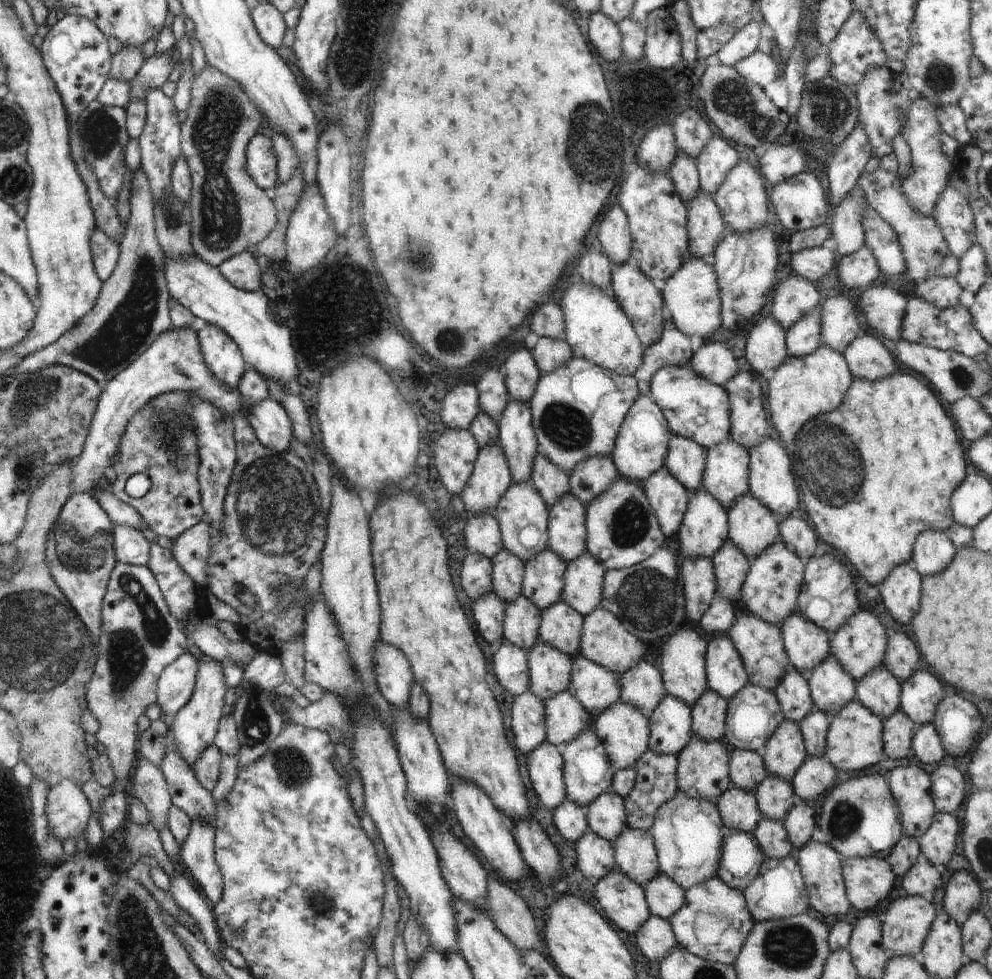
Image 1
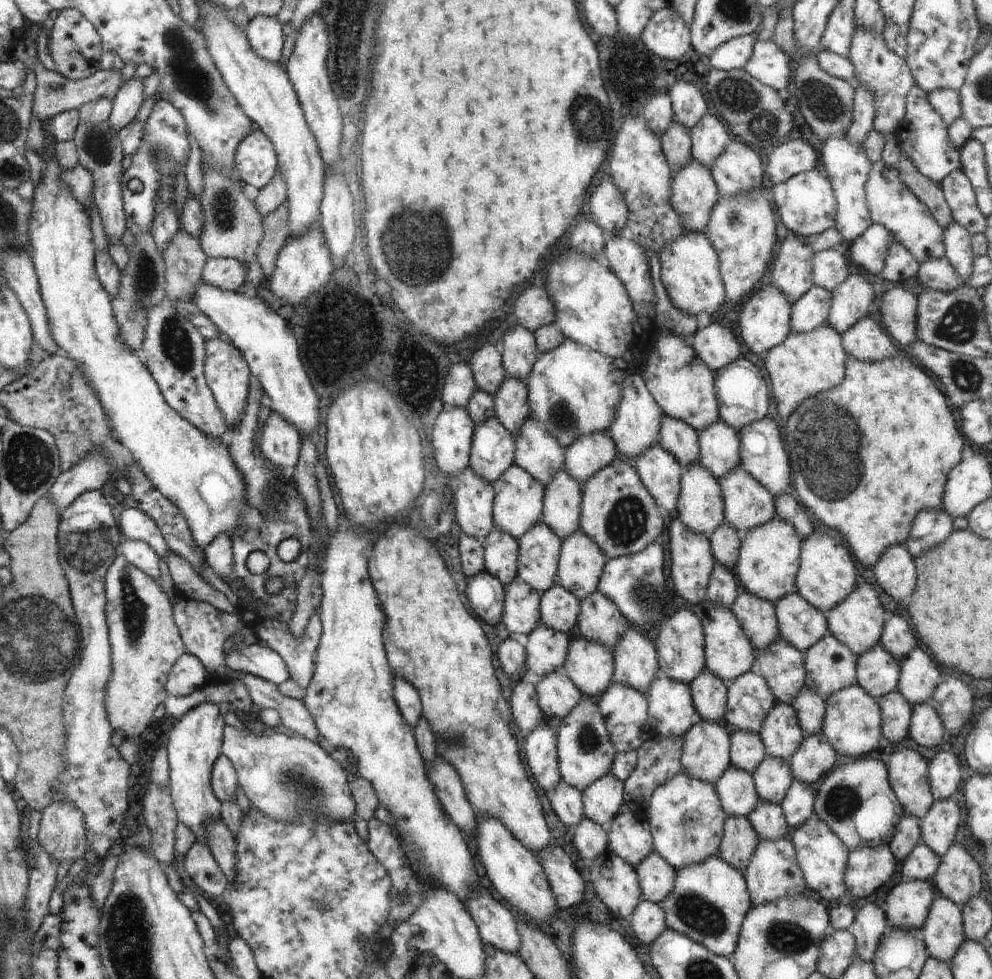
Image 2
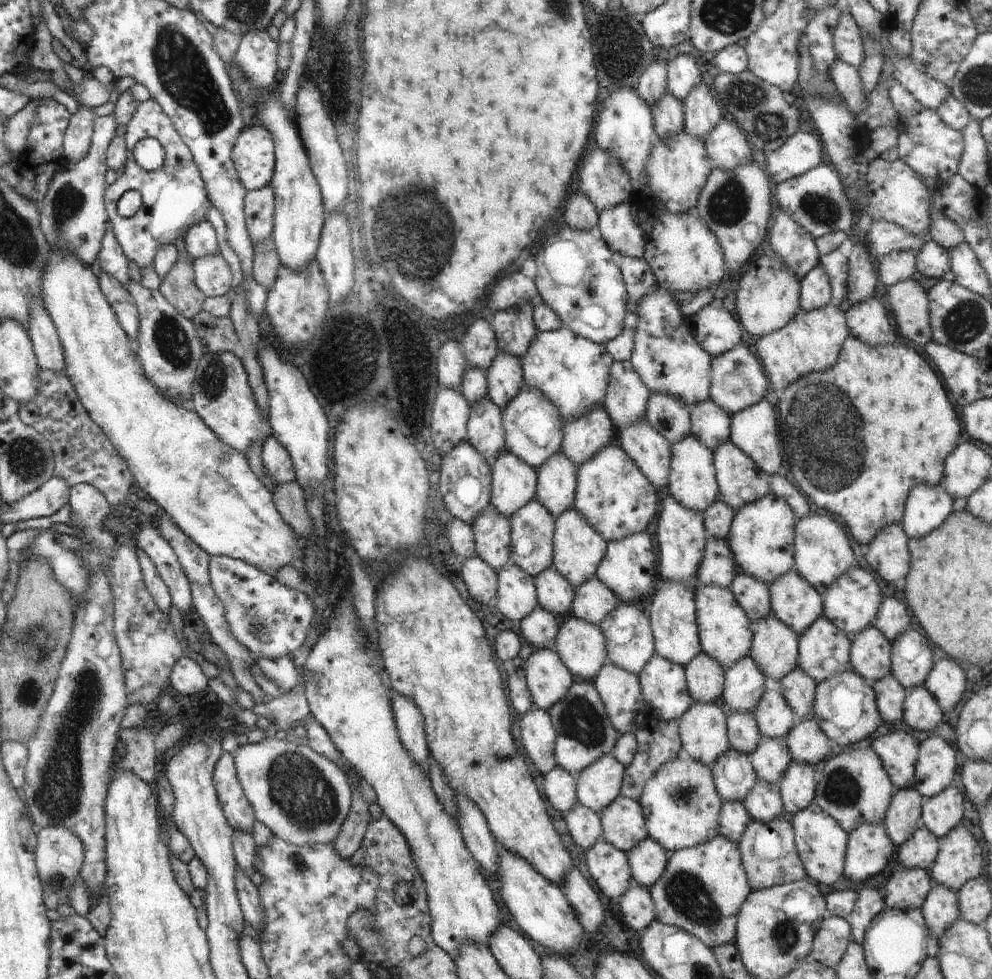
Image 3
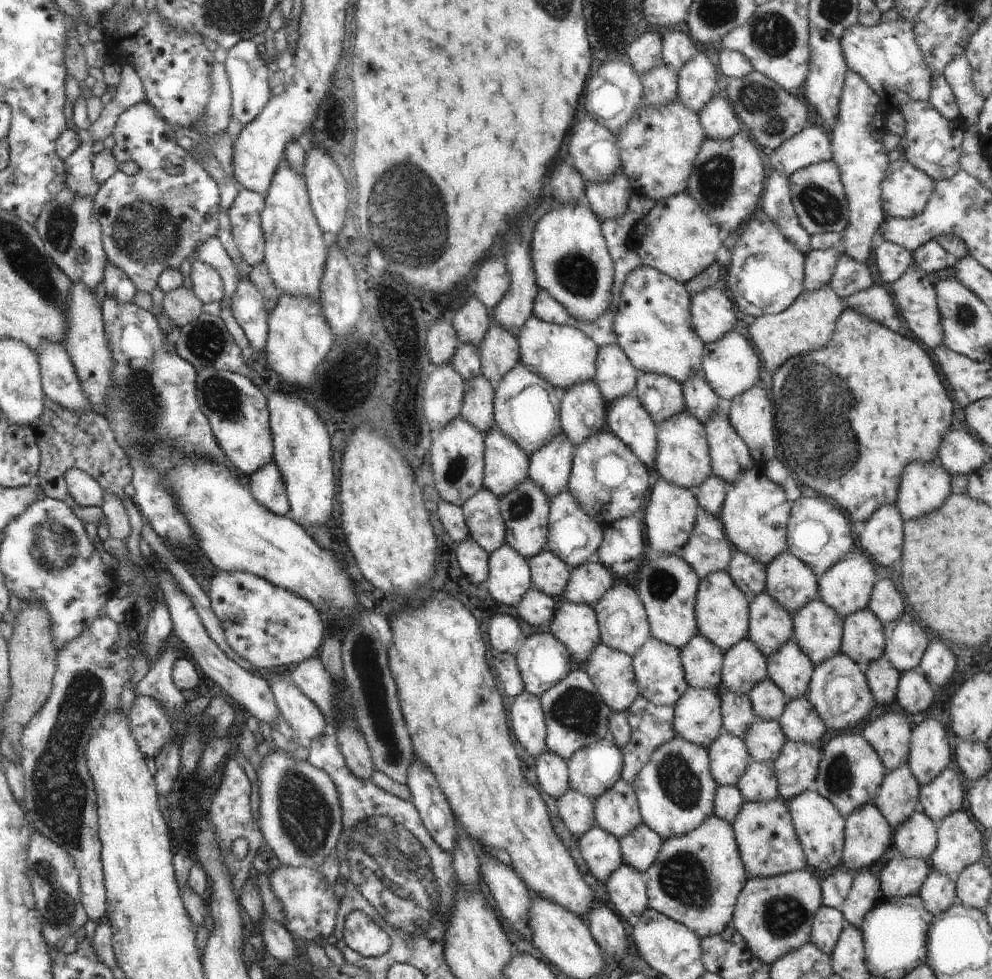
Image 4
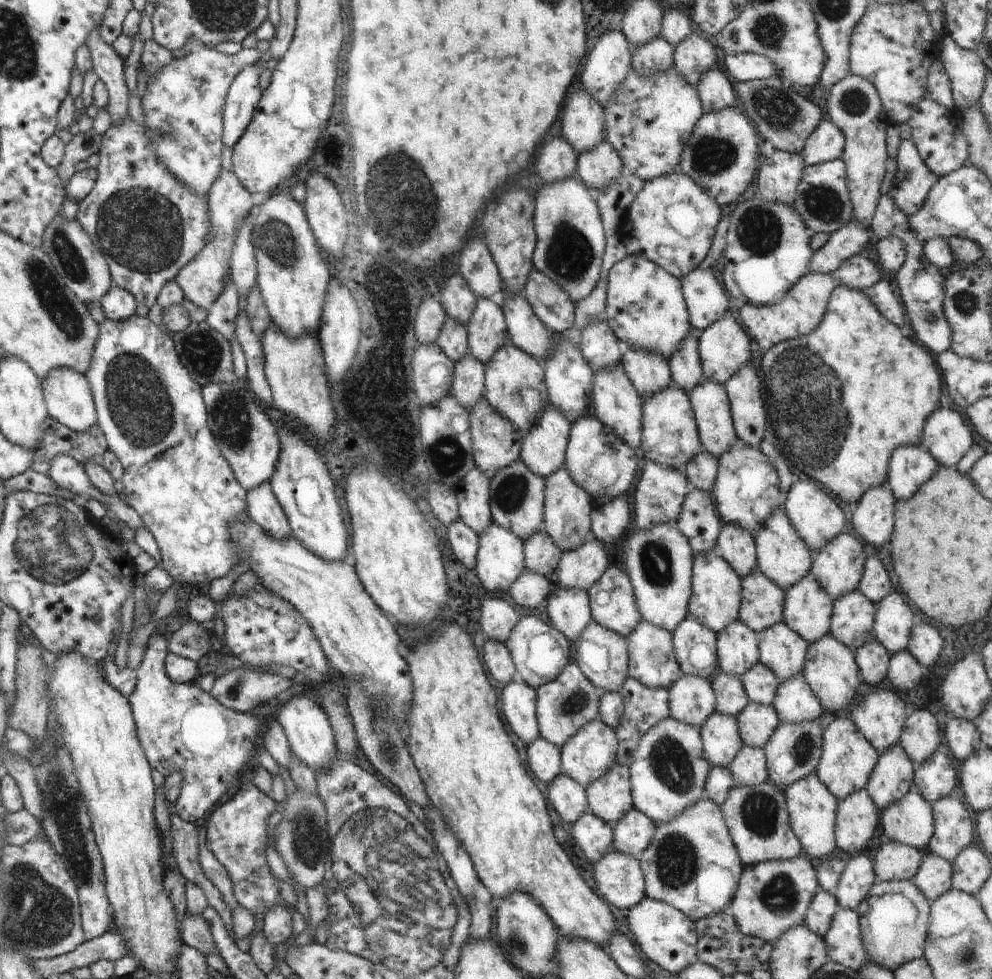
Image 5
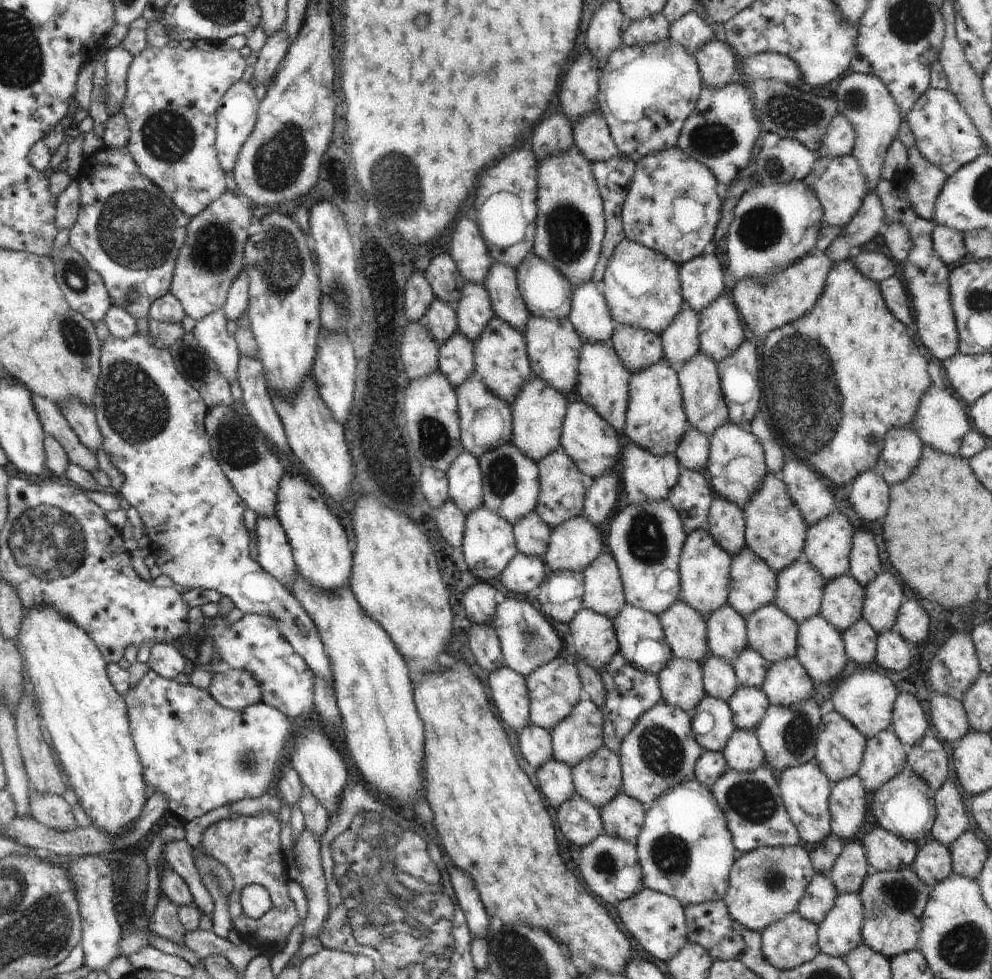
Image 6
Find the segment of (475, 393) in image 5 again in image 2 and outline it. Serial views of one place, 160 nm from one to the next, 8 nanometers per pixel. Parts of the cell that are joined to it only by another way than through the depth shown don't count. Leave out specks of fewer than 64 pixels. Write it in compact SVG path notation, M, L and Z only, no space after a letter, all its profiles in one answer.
M493 417L473 425L469 467L483 482L495 482L514 464L514 440Z

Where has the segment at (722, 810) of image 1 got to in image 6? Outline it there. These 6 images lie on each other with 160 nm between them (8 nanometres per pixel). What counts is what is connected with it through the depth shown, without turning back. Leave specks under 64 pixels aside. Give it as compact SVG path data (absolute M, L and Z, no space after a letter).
M705 695L695 707L692 718L694 739L705 751L720 753L736 728L726 702Z

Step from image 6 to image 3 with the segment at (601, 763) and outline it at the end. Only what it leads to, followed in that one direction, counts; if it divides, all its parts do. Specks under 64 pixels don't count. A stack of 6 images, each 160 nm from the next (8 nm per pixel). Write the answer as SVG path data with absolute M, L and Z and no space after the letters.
M617 794L611 804L598 813L600 840L621 852L631 850L639 840L647 837L641 807L636 800Z

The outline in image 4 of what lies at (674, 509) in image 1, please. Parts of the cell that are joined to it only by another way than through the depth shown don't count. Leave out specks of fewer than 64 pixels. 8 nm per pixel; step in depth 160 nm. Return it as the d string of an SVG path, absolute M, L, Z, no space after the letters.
M633 394L606 404L605 428L629 447L649 473L654 472L656 428Z

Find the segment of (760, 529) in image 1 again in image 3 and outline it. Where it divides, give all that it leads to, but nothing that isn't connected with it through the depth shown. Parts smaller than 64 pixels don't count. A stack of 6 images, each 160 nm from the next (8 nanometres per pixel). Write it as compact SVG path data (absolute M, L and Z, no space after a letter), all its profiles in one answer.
M733 442L719 444L713 450L712 462L718 496L733 512L745 504L739 498L741 488L751 488L758 497L770 492L767 474L758 470L755 462Z

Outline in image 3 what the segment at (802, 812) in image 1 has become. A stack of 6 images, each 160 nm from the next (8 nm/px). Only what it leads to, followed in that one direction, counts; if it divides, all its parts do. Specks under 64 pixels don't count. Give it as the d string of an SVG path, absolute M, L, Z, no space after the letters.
M789 760L781 780L776 785L785 816L807 808L814 797L815 780L812 765Z

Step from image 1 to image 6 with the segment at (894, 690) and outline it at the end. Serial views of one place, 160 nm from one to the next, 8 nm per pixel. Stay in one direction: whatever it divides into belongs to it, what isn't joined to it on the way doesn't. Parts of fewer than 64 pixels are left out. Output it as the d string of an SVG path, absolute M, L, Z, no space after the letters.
M849 574L825 581L818 615L824 618L840 634L862 618L864 588L859 586Z

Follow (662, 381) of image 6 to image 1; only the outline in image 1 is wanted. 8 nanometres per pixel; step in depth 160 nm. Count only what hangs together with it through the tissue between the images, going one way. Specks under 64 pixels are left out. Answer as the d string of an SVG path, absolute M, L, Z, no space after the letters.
M703 488L689 492L688 504L677 532L679 554L685 559L710 559L728 540L726 510Z

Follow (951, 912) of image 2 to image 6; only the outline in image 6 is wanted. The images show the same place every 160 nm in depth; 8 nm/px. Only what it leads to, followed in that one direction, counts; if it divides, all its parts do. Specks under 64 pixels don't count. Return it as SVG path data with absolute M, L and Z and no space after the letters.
M926 839L920 845L911 864L911 870L928 887L951 876L951 857L947 847Z

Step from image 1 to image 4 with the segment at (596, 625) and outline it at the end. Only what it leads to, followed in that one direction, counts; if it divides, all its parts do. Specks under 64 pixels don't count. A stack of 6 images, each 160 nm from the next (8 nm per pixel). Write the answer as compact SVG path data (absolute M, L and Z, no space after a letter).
M591 558L575 568L569 568L569 580L560 598L592 607L614 584L611 572Z

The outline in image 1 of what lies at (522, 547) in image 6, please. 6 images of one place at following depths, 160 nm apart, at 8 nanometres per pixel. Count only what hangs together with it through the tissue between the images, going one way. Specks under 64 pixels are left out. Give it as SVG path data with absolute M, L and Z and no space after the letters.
M563 600L539 613L538 640L573 658L579 650L583 617Z

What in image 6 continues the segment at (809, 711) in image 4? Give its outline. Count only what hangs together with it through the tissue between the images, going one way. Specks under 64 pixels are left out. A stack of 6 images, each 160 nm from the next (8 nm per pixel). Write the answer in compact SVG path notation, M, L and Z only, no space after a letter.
M795 657L786 658L770 667L759 687L769 704L788 707L810 697L816 687Z

